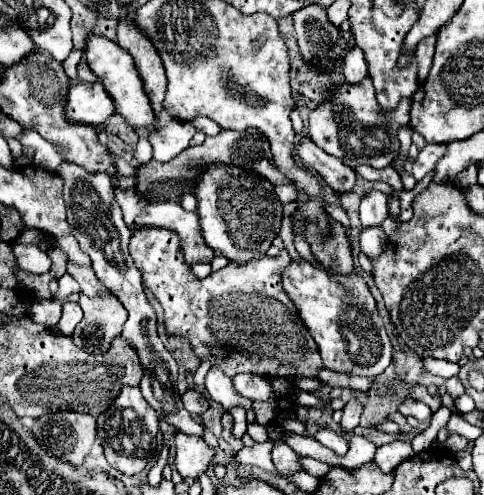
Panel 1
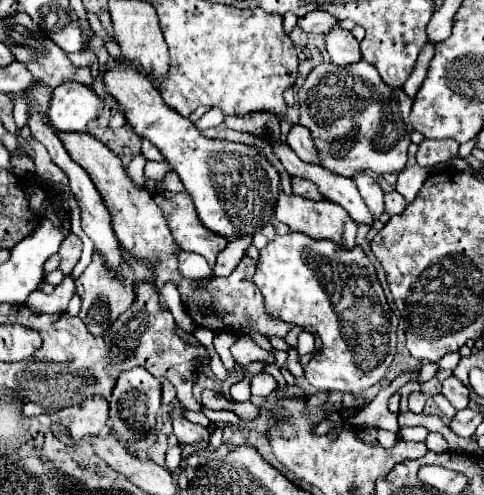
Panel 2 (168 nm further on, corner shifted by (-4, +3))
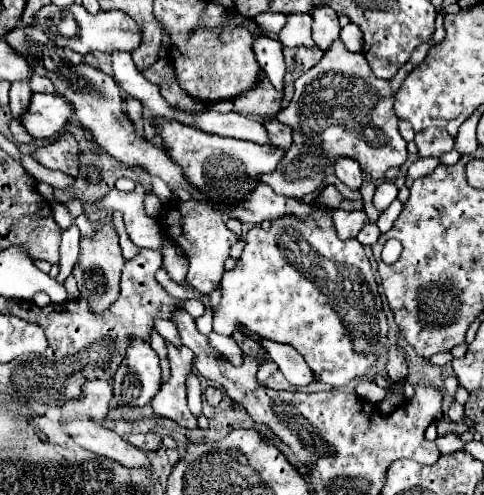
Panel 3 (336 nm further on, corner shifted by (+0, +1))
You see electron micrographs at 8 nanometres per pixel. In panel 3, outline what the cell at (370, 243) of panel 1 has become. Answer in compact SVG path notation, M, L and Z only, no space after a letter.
M384 182L377 186L373 204L380 211L385 211L389 205L397 198L399 190L392 182Z

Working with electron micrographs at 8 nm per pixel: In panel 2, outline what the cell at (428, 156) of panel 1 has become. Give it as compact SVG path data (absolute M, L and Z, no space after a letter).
M424 139L418 145L416 161L422 167L434 167L456 155L458 155L458 143L454 139Z

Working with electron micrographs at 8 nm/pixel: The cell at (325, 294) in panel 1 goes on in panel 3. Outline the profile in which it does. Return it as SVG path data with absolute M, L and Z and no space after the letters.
M322 209L312 213L308 221L282 217L272 223L268 233L262 227L254 227L246 233L244 241L246 247L238 265L232 271L226 271L220 281L222 301L214 313L214 331L220 335L232 335L234 325L244 323L262 339L290 343L306 359L314 373L314 381L328 383L332 387L344 387L354 379L366 377L366 373L376 367L378 357L386 347L388 325L384 325L386 315L372 265L358 239L340 241L332 219L326 209Z

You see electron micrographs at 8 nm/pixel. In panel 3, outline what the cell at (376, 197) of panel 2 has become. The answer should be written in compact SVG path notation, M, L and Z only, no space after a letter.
M344 157L344 159L340 159L340 161L336 163L336 177L338 177L342 183L346 183L352 191L360 191L362 181L364 181L360 165L358 165L356 161L348 159L348 157Z

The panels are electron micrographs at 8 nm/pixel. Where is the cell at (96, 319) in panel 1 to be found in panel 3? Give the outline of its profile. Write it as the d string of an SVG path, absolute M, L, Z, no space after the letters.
M106 225L96 231L94 239L82 239L80 241L80 257L74 267L74 279L78 281L80 299L86 299L92 313L104 313L120 295L120 275L126 259L122 257L122 249L118 245L116 231Z

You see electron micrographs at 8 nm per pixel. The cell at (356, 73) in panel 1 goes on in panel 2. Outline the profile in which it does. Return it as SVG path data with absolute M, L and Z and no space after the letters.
M340 21L332 31L326 33L326 51L330 55L330 61L336 65L350 65L358 59L362 59L360 43L354 39L354 35L340 27Z

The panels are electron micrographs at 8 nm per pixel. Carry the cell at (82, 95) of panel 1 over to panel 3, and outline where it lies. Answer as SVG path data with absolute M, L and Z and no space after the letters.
M34 93L32 105L28 107L22 125L36 139L52 139L64 131L72 115L74 115L74 105L66 101L62 95Z

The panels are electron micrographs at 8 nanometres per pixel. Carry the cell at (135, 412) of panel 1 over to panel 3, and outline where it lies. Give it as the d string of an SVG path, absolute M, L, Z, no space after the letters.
M132 341L128 357L112 377L118 405L144 407L160 391L160 359L146 341Z

